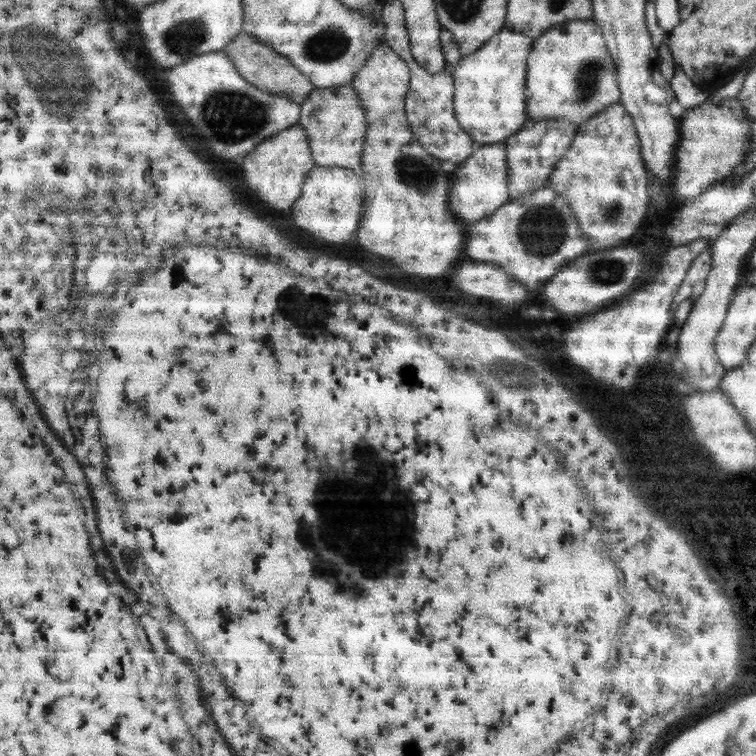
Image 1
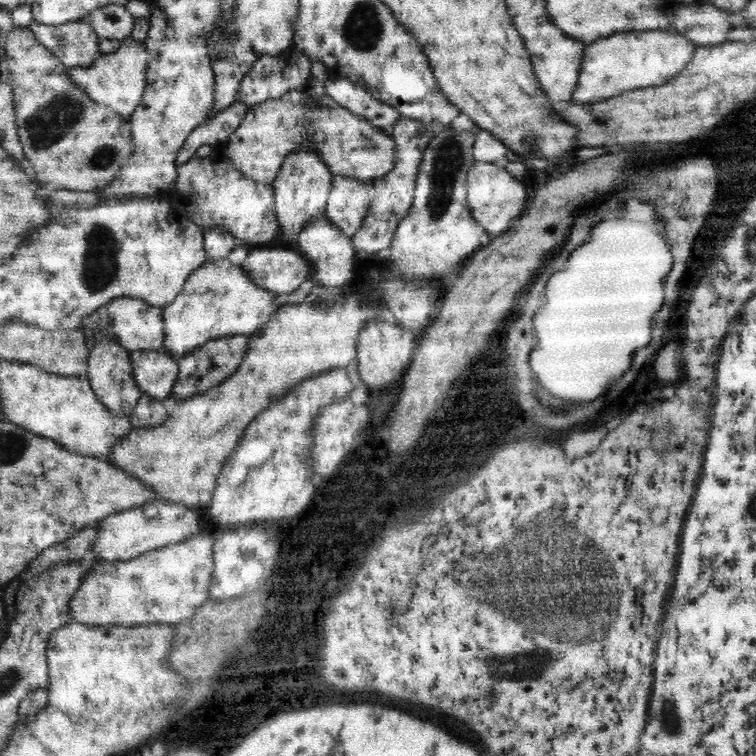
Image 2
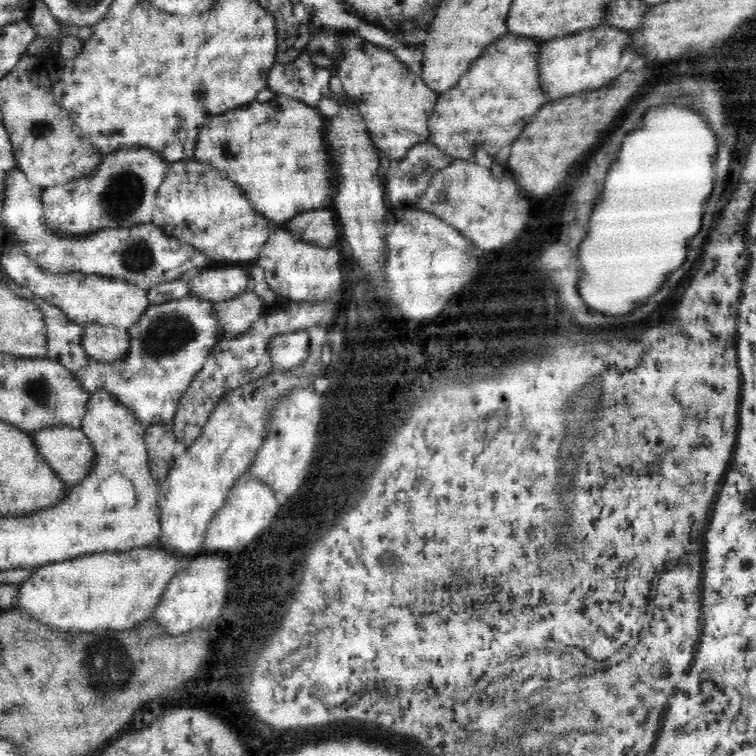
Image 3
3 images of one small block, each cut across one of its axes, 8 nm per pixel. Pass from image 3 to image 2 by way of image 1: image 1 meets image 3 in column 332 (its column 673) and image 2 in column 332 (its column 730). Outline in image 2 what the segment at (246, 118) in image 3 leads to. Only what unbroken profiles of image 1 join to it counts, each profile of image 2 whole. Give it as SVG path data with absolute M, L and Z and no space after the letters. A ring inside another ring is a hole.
M298 89L292 90L284 98L262 101L258 106L250 107L246 116L242 118L240 126L229 136L224 153L245 178L251 178L256 182L273 183L278 170L283 166L286 154L303 143L309 143L309 146L328 165L333 175L342 174L371 183L388 176L387 174L395 167L395 140L392 135L384 133L381 127L374 126L362 115L354 114L340 106L328 94L316 106Z

